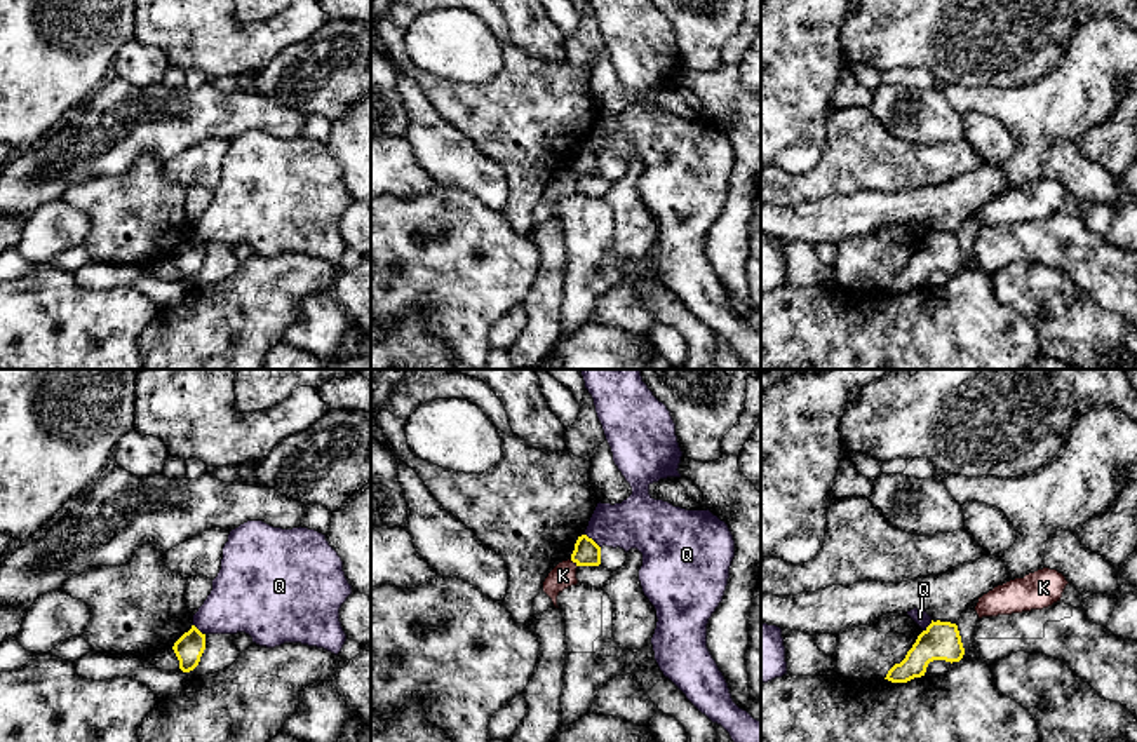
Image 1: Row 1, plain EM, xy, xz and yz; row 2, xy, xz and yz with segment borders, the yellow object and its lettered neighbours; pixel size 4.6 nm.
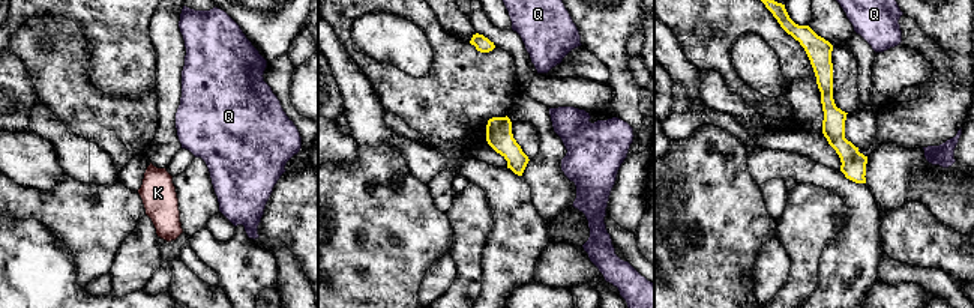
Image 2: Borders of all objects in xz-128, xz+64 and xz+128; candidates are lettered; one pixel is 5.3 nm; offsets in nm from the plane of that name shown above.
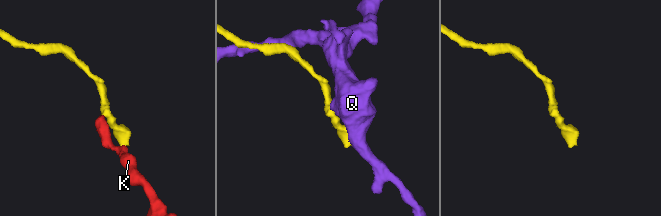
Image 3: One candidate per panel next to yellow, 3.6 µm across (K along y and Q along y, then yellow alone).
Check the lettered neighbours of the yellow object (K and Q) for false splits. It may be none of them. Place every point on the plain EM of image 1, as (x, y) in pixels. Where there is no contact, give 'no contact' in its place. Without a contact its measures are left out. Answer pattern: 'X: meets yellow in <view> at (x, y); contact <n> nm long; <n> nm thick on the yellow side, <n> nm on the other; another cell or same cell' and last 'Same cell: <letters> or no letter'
K: meets yellow in xz at (573, 171); contact 50 nm long; 120 nm thick on the yellow side, 110 nm on the other; another cell
Q: meets yellow in xz at (592, 150); contact 100 nm long; 120 nm thick on the yellow side, 240 nm on the other; another cell
Same cell: no letter

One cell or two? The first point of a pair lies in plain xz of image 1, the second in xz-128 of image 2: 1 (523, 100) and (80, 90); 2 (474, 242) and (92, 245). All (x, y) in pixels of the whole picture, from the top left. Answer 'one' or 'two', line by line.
1: one
2: one

